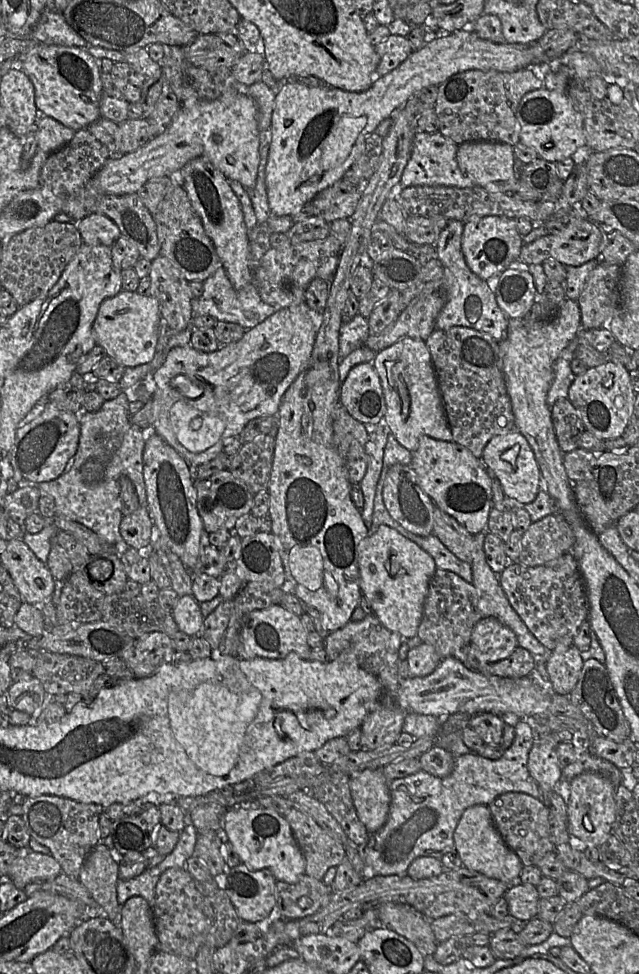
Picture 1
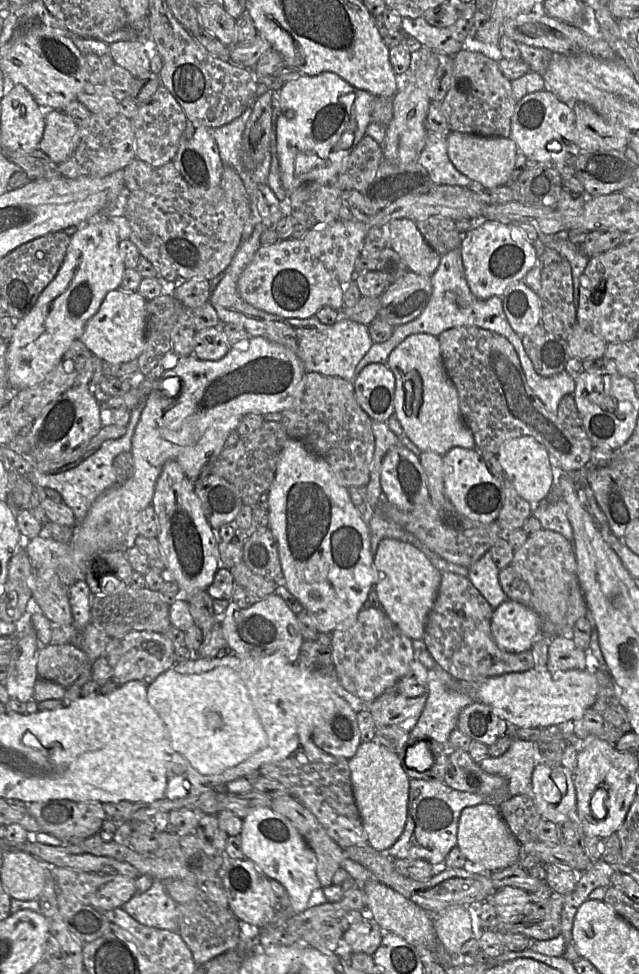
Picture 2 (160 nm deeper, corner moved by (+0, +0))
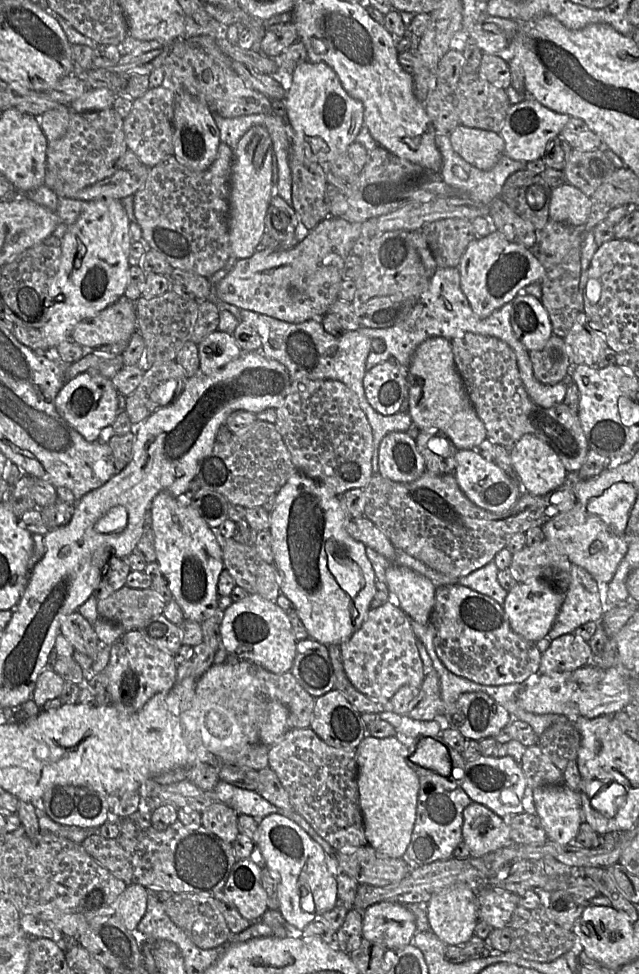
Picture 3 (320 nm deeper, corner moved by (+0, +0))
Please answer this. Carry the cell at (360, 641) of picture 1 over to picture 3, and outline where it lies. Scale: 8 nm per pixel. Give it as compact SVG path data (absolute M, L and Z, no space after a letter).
M387 601L378 608L370 609L361 627L340 644L345 673L352 685L367 697L382 704L390 704L391 698L404 685L421 688L427 674L410 621L411 619L398 604Z

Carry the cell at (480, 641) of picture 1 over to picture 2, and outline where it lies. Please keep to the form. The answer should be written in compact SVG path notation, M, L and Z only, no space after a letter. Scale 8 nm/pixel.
M507 599L493 612L491 635L503 651L531 650L538 633L543 633L541 618L532 608Z

